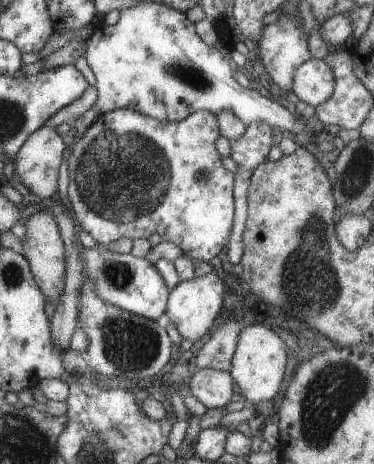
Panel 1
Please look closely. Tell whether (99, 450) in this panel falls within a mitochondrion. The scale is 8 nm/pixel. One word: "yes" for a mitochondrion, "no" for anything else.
yes

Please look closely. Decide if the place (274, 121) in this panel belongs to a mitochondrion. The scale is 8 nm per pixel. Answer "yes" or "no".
no

